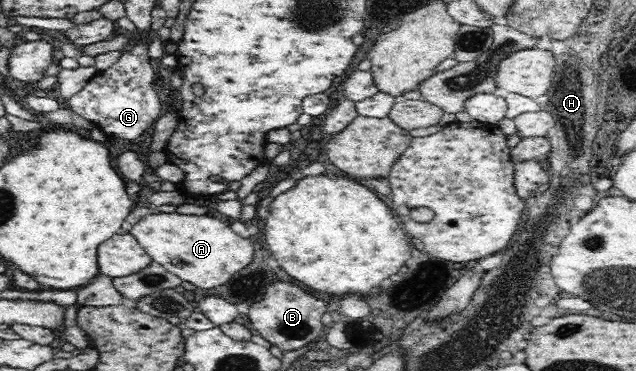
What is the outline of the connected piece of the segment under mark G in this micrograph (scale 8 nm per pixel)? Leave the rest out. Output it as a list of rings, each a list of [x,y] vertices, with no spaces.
[[[149,30],[146,42],[134,46],[132,50],[122,53],[117,63],[106,70],[98,72],[84,86],[80,93],[69,99],[70,108],[89,120],[94,126],[103,131],[109,139],[136,140],[140,138],[162,114],[162,102],[152,88],[154,70],[150,65],[148,46],[158,32]]]

